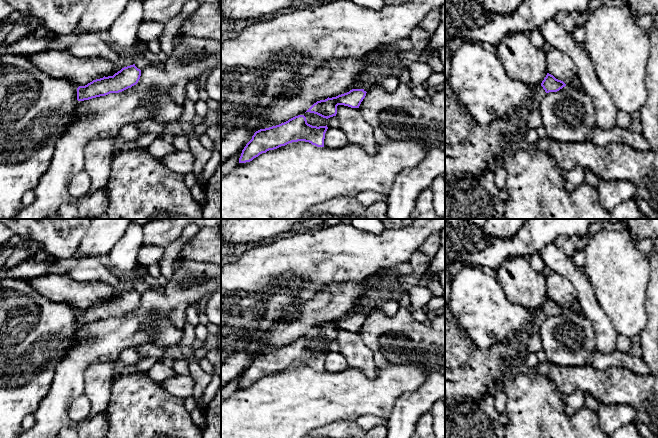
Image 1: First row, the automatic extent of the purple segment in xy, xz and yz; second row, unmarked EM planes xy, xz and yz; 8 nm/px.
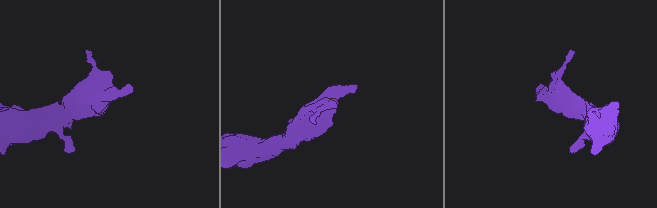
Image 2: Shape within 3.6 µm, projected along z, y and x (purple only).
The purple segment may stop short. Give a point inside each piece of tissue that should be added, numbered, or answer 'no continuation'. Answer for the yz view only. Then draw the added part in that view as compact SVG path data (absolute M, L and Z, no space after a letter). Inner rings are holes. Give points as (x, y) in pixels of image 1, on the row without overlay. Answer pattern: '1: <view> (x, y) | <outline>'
1: yz (539, 316) | M539 309L538 311L535 312L533 321L531 324L530 334L539 333L540 326L543 323L543 321L545 320L545 318L546 318L546 316L541 309Z

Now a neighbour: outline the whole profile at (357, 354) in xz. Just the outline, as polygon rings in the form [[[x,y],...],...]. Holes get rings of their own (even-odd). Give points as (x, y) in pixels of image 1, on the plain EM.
[[[338,329],[336,341],[348,367],[360,369],[370,378],[376,376],[373,351],[364,343],[359,332]]]

